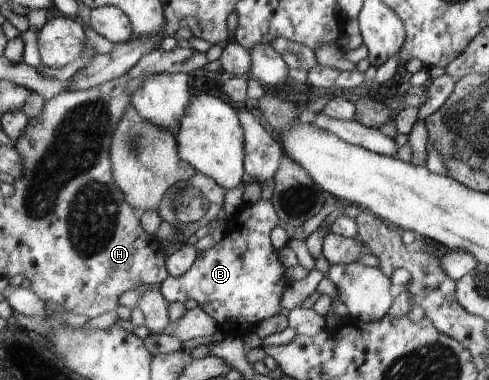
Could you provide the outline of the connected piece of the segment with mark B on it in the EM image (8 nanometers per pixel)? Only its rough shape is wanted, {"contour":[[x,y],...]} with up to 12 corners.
{"contour":[[242,205],[159,292],[242,339],[282,312],[278,212]]}

